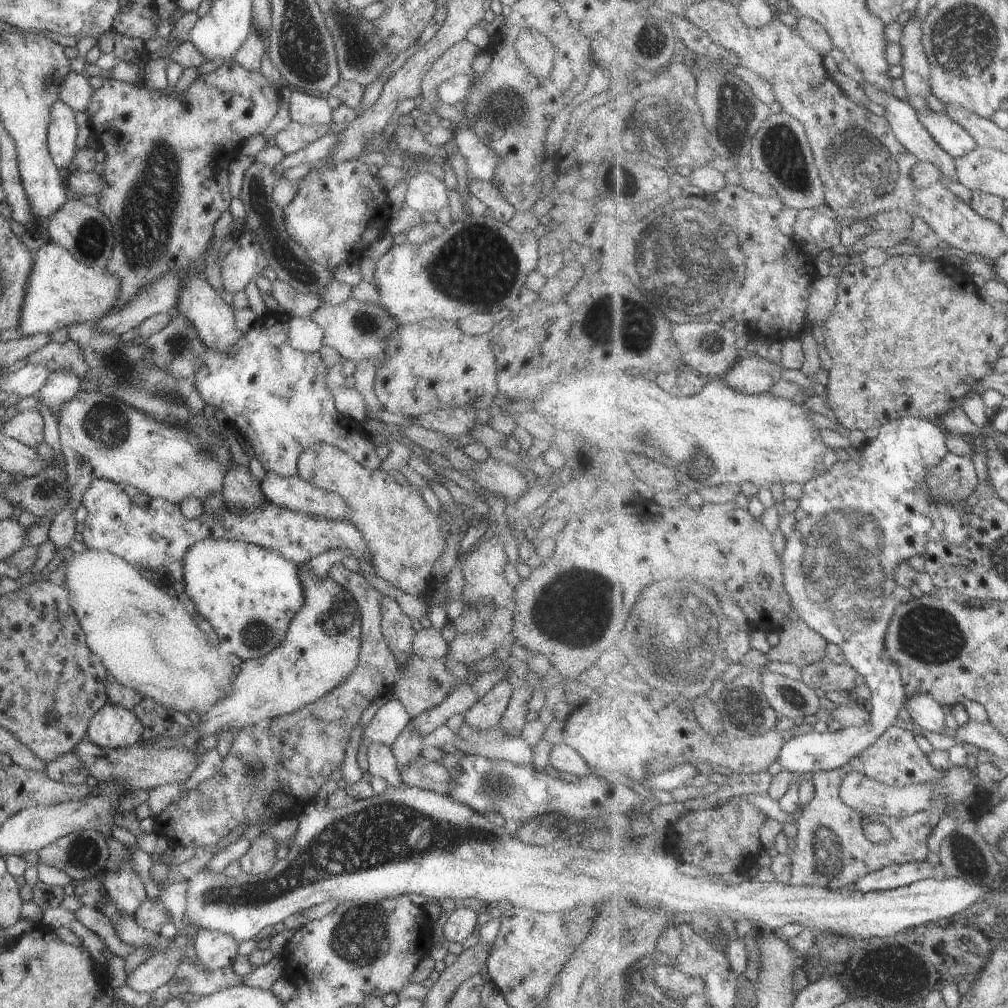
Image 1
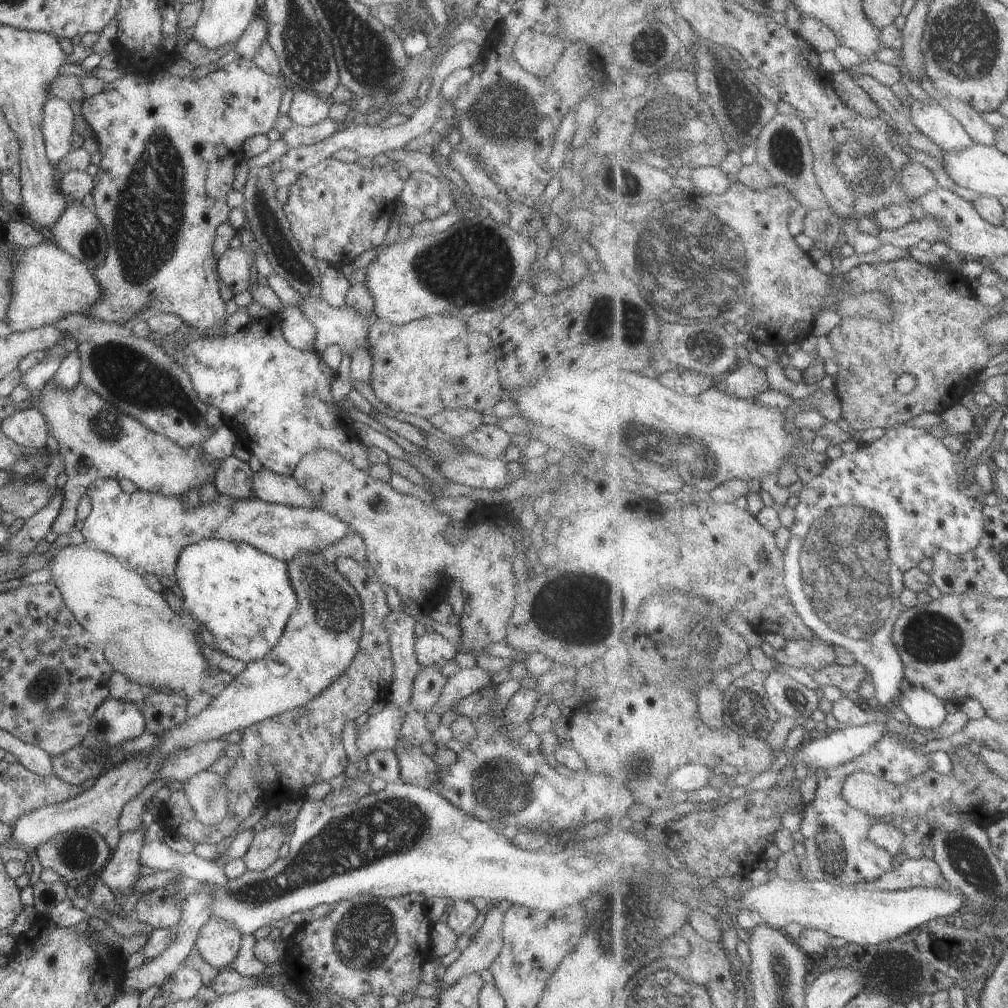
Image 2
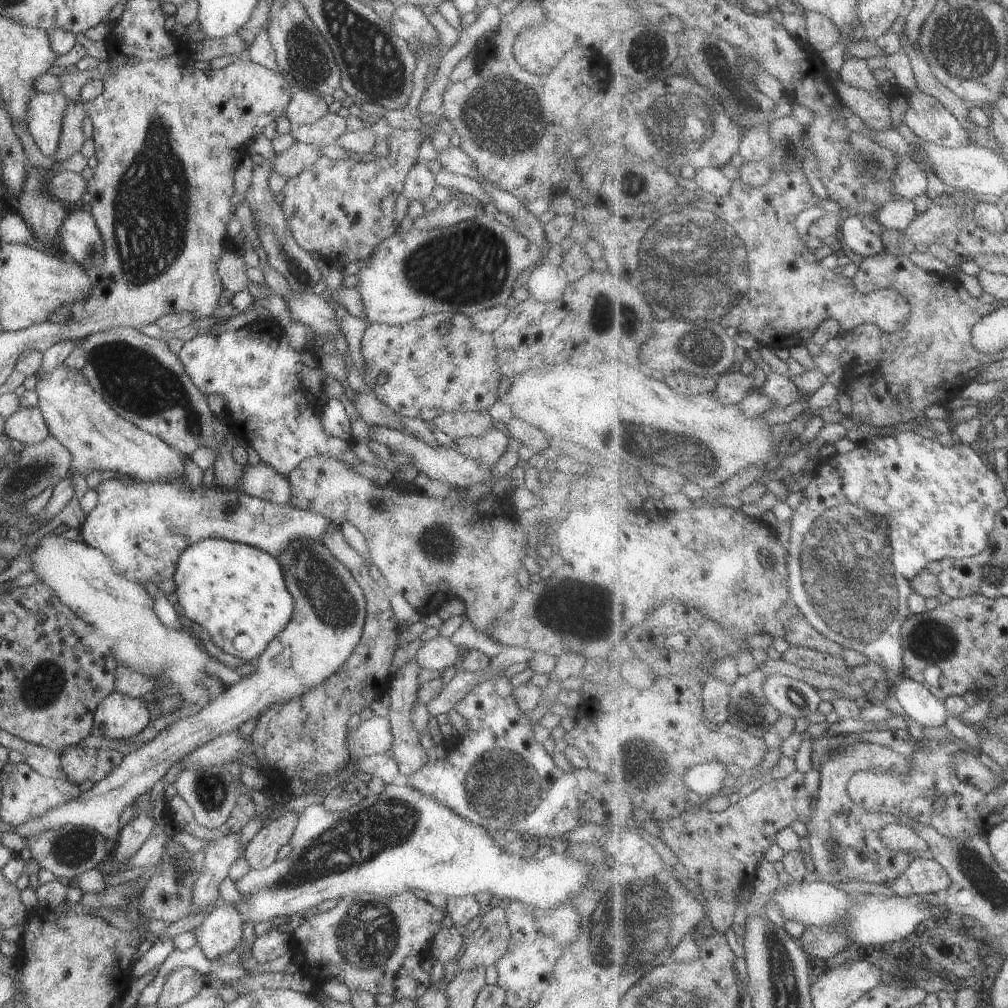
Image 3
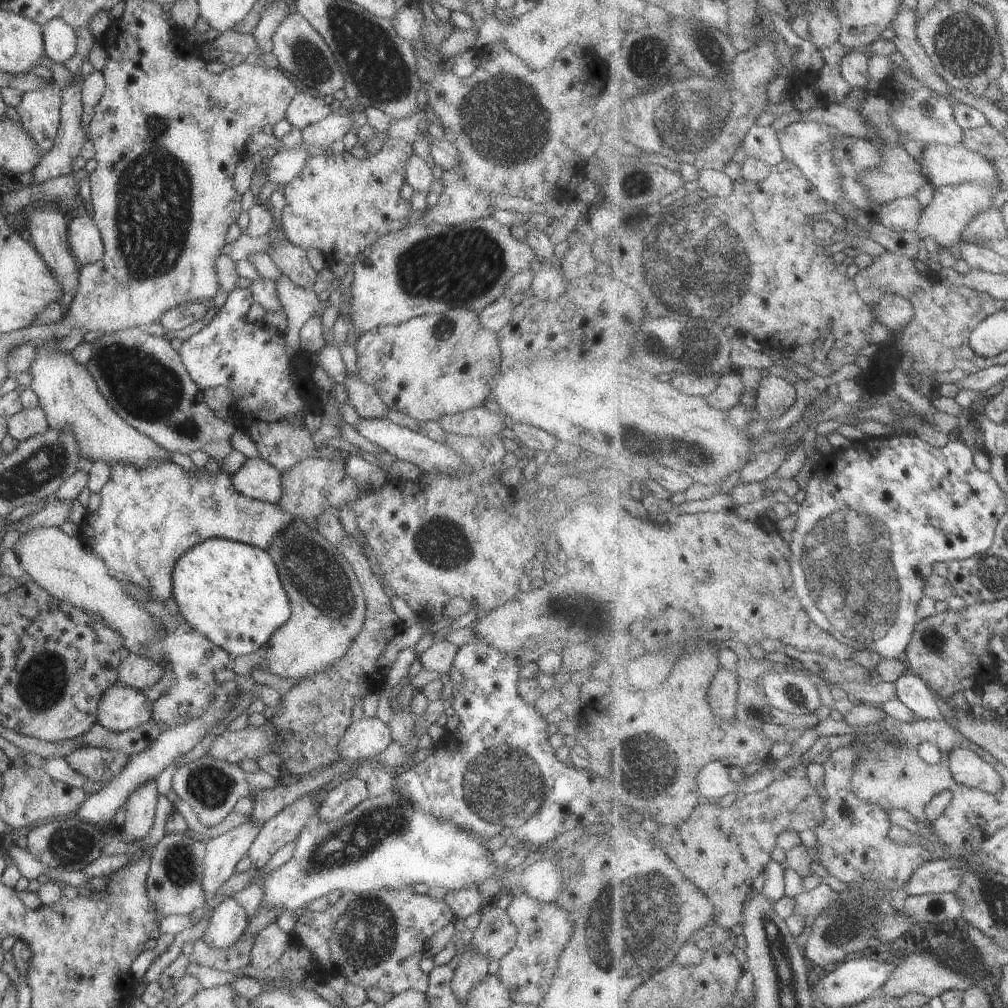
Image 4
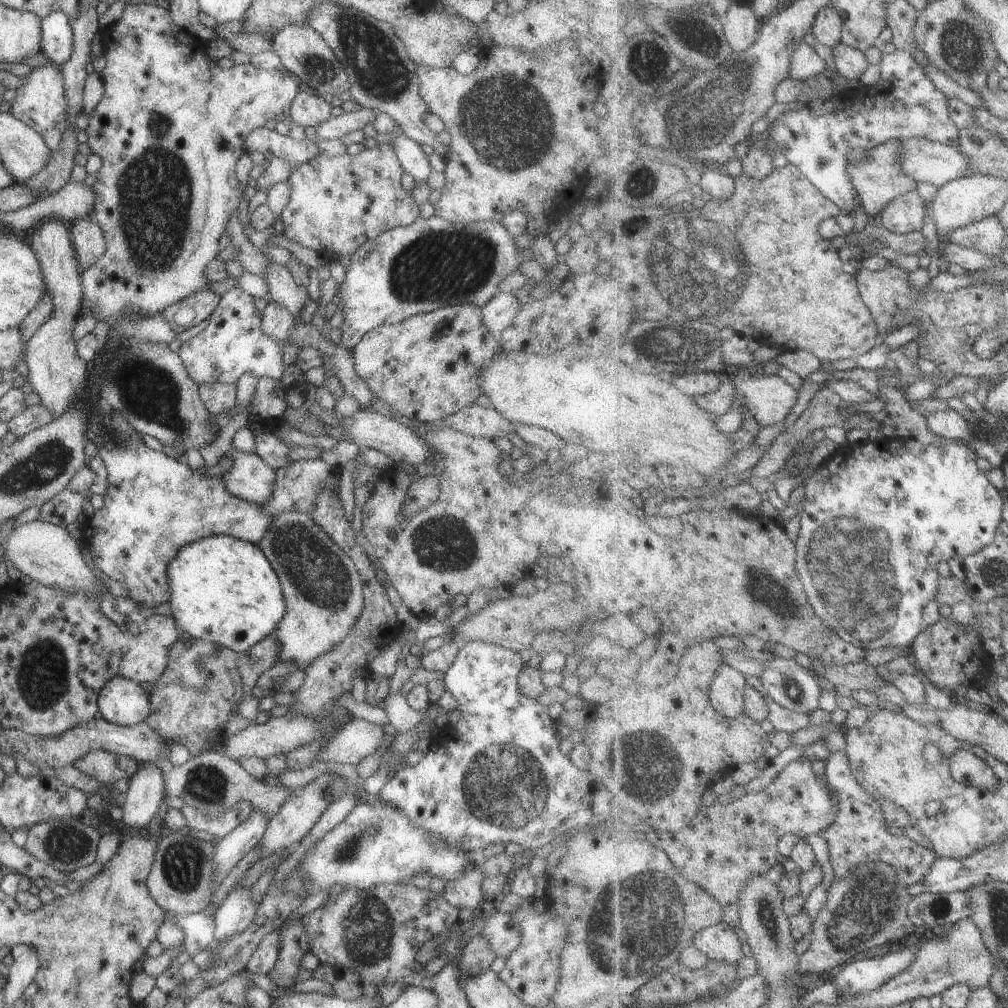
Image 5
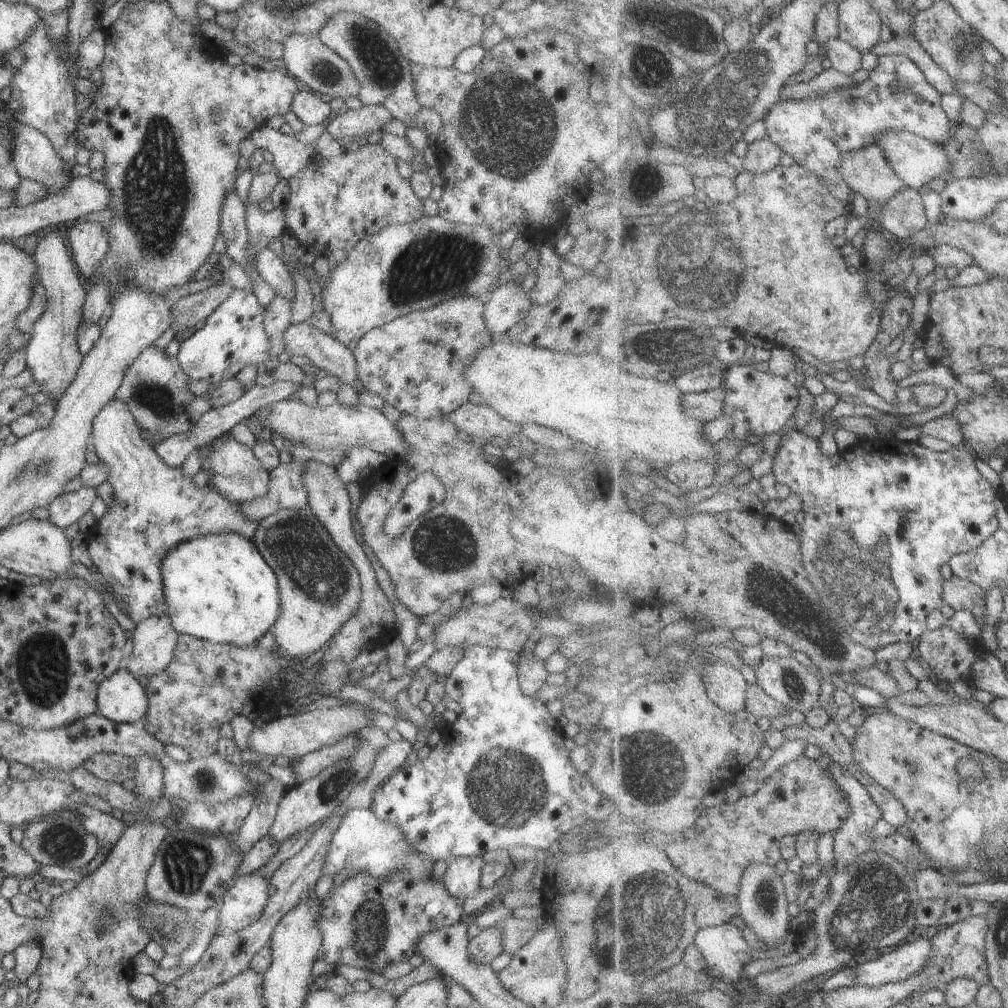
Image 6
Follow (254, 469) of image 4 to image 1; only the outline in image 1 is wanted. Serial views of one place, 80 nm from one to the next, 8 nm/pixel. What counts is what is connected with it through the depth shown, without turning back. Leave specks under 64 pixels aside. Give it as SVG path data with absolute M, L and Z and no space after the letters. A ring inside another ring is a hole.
M266 473L260 488L265 500L276 506L324 519L349 520L349 506L341 496L309 485L297 474L283 477Z

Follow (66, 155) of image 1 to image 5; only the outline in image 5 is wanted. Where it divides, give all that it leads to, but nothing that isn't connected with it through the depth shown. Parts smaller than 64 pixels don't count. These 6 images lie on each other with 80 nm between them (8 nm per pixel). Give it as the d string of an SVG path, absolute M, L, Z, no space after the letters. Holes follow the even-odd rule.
M51 62L48 66L33 67L33 71L22 79L22 84L16 88L16 96L10 102L8 113L36 130L45 140L45 145L51 151L55 151L63 141L63 134L69 128L69 120L62 66Z

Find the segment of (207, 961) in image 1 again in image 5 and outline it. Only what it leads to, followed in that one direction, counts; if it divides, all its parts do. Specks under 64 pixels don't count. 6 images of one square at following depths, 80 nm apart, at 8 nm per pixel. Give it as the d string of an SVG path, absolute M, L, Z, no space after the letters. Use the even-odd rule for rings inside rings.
M234 887L215 912L215 941L241 933L254 920L260 902L251 897L251 888Z

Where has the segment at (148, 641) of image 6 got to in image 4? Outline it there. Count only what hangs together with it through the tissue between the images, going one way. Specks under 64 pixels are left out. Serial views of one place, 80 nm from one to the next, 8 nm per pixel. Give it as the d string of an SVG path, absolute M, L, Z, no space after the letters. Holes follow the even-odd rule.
M136 653L126 654L117 669L118 683L141 691L166 677L158 661Z

